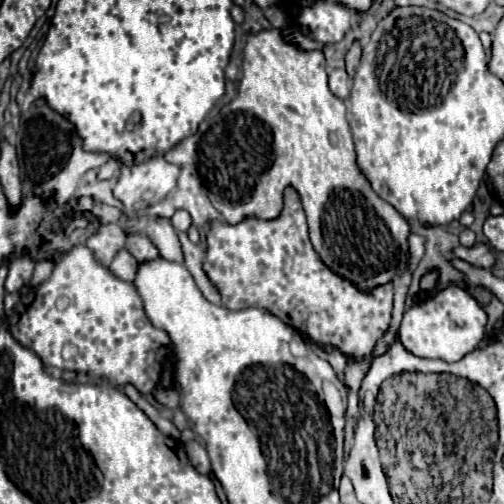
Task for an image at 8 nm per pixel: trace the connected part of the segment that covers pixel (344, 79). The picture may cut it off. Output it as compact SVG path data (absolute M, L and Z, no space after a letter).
M343 68L333 70L329 74L329 88L339 100L347 100L349 98L349 90L351 90L351 78L347 76L347 70L343 70Z

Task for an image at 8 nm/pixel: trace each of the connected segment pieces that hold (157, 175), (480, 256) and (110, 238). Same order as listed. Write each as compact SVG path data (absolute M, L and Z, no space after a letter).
M155 156L143 164L123 166L119 172L119 180L113 188L113 196L127 210L141 210L145 206L141 202L141 194L145 190L151 190L153 202L159 202L175 190L177 176L179 168L175 164L165 162L163 156Z
M475 244L473 248L457 246L457 248L453 248L453 254L455 254L455 258L465 260L471 266L477 266L477 268L491 268L493 262L495 262L493 254L489 252L489 248L485 244Z
M105 224L105 230L97 230L85 244L103 266L109 266L119 248L125 246L125 234L117 224Z

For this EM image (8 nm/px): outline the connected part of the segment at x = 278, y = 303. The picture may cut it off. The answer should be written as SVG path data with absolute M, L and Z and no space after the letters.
M293 188L285 190L285 206L277 220L265 222L265 220L247 218L235 226L229 226L225 222L213 222L209 226L207 244L209 244L209 250L207 250L207 260L203 268L211 278L211 282L219 288L223 306L229 310L243 310L243 308L255 306L275 314L281 320L285 320L287 316L293 328L299 328L317 344L333 344L341 352L351 354L357 360L369 356L369 352L377 342L377 336L383 336L387 332L391 310L393 310L393 286L391 284L379 286L373 292L363 294L351 282L333 274L319 260L317 252L311 246L303 208Z

